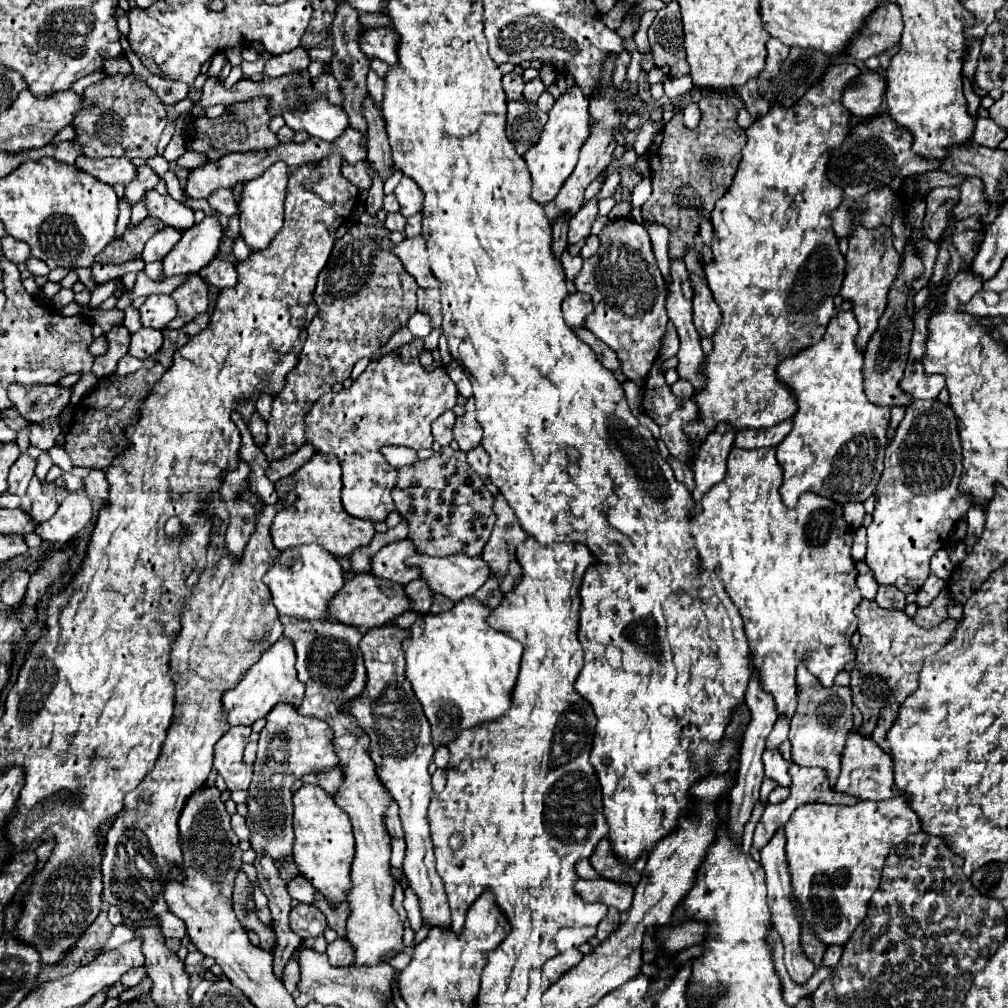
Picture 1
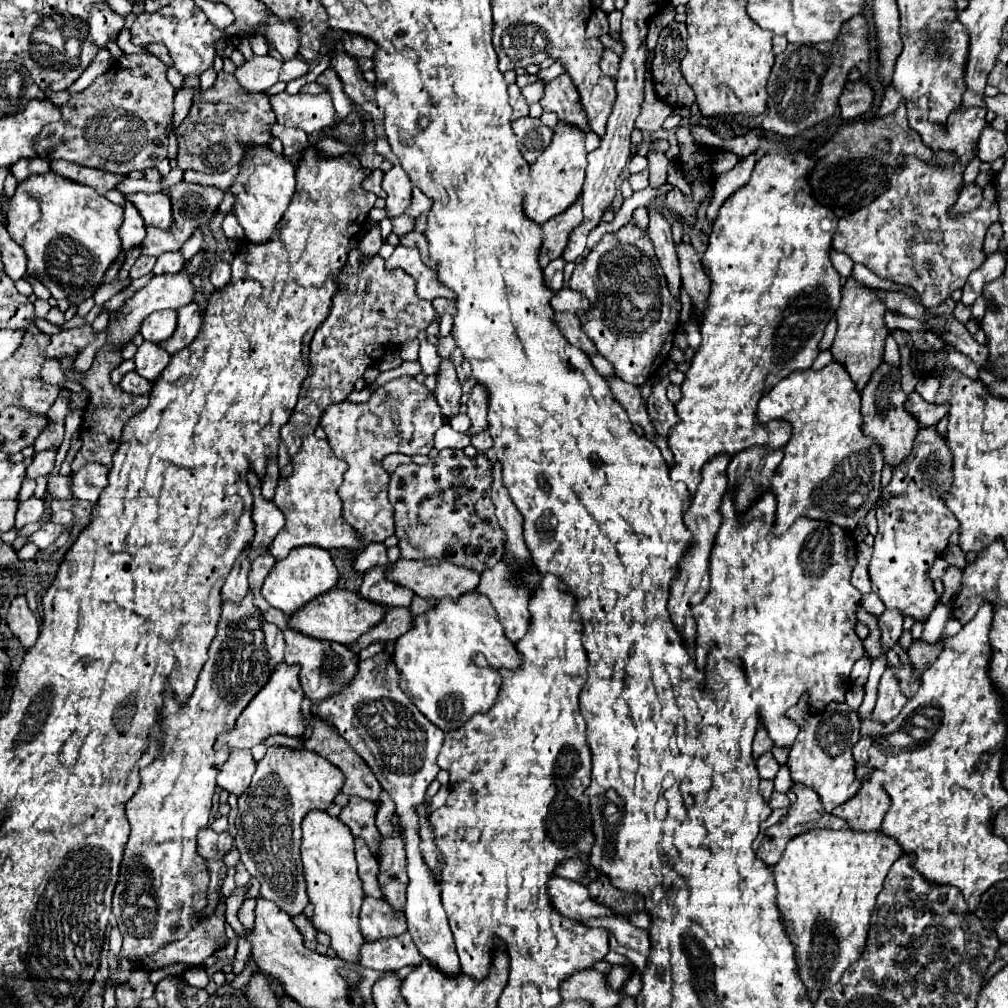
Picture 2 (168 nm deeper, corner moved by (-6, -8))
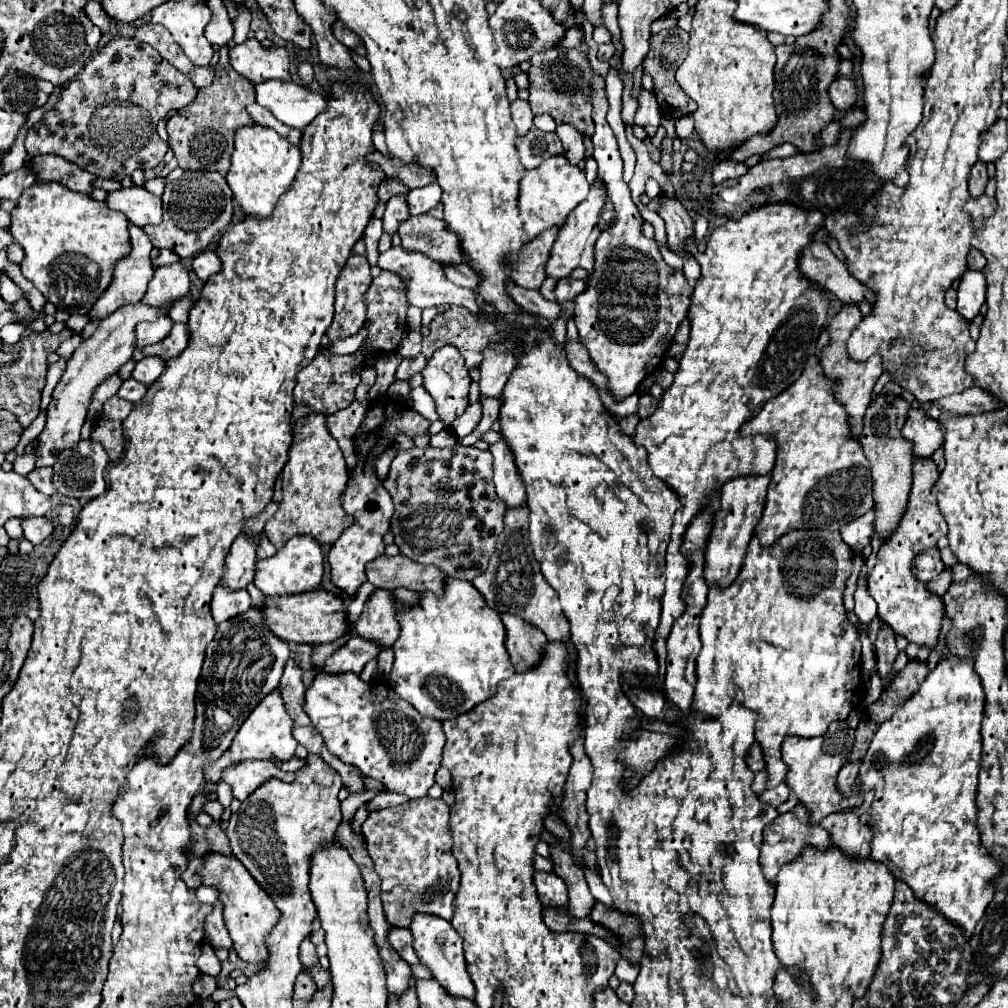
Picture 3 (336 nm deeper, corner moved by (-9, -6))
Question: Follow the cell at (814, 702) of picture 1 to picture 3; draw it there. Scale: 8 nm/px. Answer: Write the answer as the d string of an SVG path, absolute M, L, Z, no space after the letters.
M845 720L831 722L827 734L823 734L823 736L815 736L815 738L789 736L789 738L785 738L785 742L781 746L783 762L789 766L789 772L785 776L785 782L797 794L799 804L803 804L809 810L811 826L819 824L829 814L843 812L843 810L849 810L849 808L855 808L855 806L861 804L859 796L843 798L837 792L837 788L835 788L837 772L841 770L845 758L849 756L853 744L855 744L855 730L849 732L849 724Z

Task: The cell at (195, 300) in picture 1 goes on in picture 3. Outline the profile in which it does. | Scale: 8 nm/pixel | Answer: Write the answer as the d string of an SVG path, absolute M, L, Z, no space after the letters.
M175 324L171 328L171 334L163 342L157 342L153 346L145 346L143 356L157 356L161 360L169 360L169 358L179 356L185 350L187 342L189 342L187 326L185 324Z

